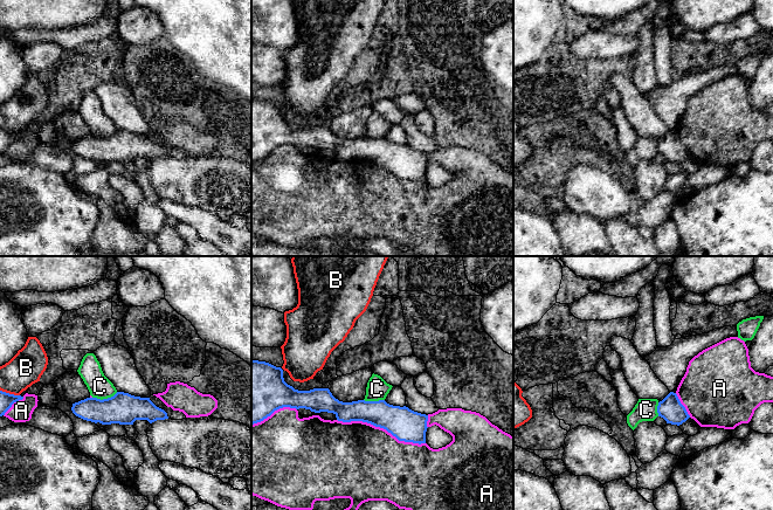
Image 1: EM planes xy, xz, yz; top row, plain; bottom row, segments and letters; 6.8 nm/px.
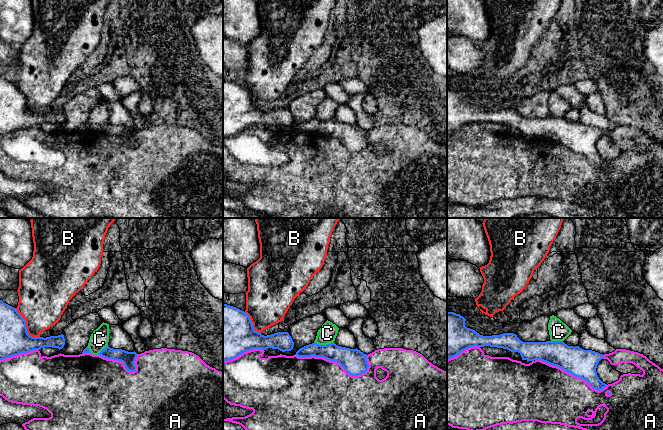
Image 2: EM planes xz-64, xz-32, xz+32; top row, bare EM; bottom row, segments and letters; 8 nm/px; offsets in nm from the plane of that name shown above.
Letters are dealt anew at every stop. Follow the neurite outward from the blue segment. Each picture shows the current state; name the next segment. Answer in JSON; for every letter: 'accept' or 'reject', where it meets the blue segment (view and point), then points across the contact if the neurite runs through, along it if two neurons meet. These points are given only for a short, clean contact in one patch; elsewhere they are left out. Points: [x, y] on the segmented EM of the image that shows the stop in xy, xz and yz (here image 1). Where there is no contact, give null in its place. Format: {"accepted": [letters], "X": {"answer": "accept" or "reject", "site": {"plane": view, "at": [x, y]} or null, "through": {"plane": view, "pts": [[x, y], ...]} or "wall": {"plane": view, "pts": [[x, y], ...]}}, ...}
{"accepted": [], "A": {"answer": "reject", "site": {"plane": "xz", "at": [381, 427]}}, "B": {"answer": "reject", "site": {"plane": "xy", "at": [8, 393]}}, "C": {"answer": "reject", "site": {"plane": "xy", "at": [104, 399]}, "wall": {"plane": "xy", "pts": [[117, 392], [102, 399], [92, 398]]}}}

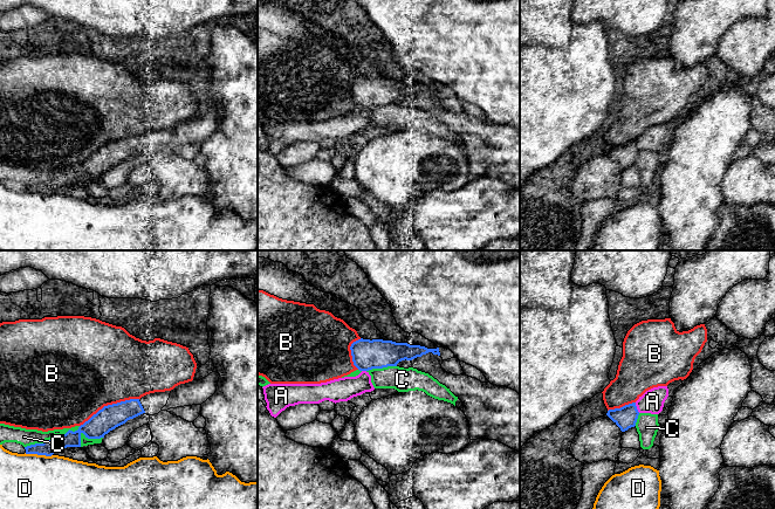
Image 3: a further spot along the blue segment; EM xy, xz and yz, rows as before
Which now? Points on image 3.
{"accepted": [], "A": {"answer": "reject", "site": {"plane": "yz", "at": [636, 407]}, "wall": {"plane": "yz", "pts": [[635, 403], [639, 412]]}}, "B": {"answer": "reject", "site": {"plane": "xy", "at": [109, 405]}}, "C": {"answer": "reject", "site": {"plane": "xy", "at": [53, 438]}}, "D": {"answer": "reject", "site": {"plane": "xy", "at": [39, 454]}}}

